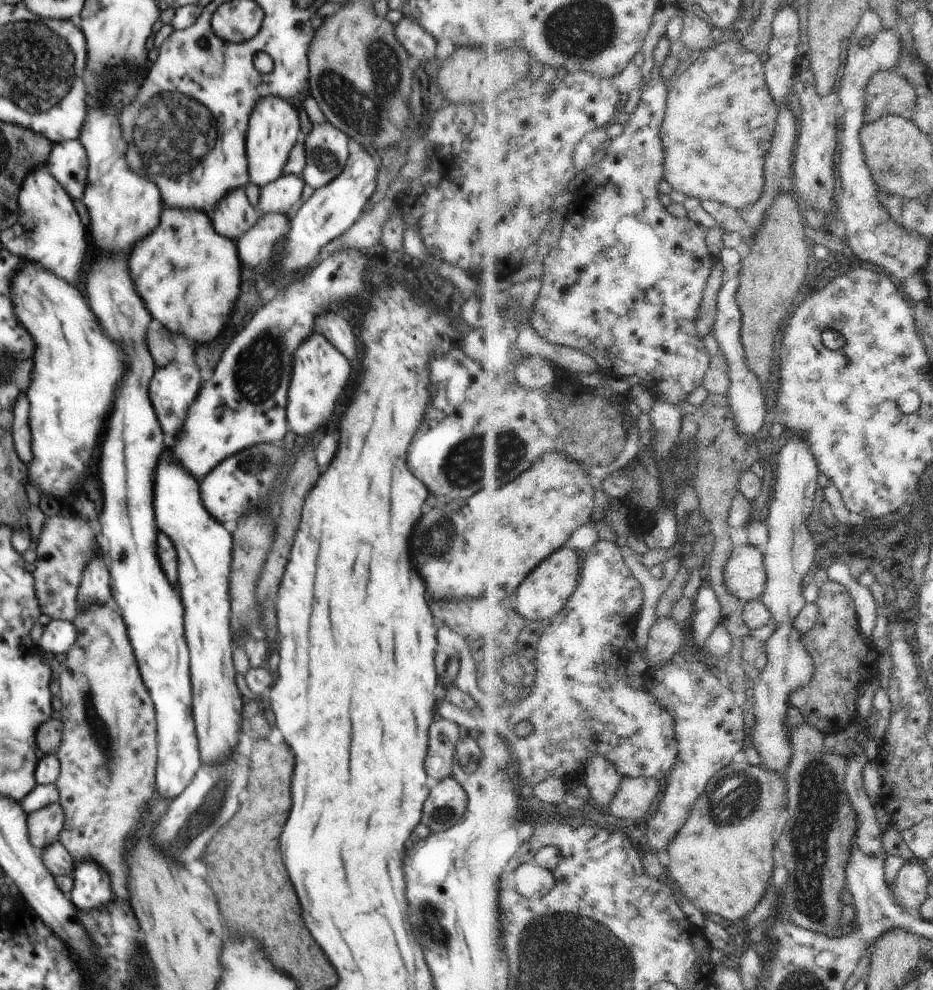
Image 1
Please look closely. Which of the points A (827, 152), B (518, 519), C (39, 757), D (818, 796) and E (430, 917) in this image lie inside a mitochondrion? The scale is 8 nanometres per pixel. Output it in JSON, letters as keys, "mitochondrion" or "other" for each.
{"A":"other","B":"other","C":"other","D":"mitochondrion","E":"mitochondrion"}

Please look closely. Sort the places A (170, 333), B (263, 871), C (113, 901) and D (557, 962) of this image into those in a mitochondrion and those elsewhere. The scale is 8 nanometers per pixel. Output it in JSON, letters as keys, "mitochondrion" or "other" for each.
{"A":"other","B":"other","C":"other","D":"mitochondrion"}

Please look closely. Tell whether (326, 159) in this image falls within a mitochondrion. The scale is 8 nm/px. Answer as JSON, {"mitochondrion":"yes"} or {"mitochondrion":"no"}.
{"mitochondrion":"yes"}

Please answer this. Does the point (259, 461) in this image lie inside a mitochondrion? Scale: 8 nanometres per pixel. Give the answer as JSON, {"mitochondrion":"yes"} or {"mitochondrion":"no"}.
{"mitochondrion":"yes"}

